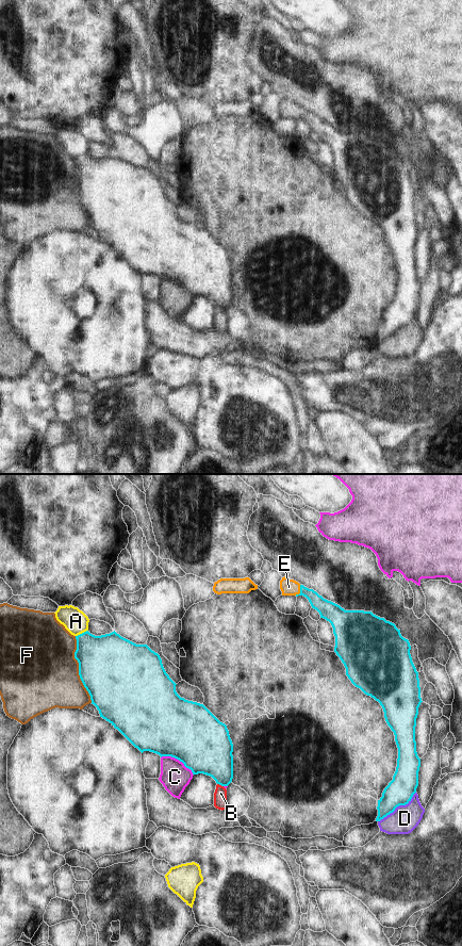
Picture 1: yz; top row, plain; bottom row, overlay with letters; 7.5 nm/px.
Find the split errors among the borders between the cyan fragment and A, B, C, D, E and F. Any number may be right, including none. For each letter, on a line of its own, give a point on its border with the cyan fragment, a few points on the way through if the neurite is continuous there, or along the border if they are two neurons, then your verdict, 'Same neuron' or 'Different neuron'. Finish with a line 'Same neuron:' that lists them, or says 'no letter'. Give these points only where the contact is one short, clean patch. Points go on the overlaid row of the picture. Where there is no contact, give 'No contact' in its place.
A: Touches cyan at yz (82, 633). Different neuron
B: Touches cyan at yz (220, 784). Different neuron
C: Touches cyan at yz (178, 759). Different neuron
D: Touches cyan at yz (398, 805). Different neuron
E: Touches cyan at yz (300, 591). Path across: yz (327, 609), (309, 593), (300, 591), (289, 587). Same neuron
F: Touches cyan at yz (79, 669). Different neuron
Same neuron: E.

